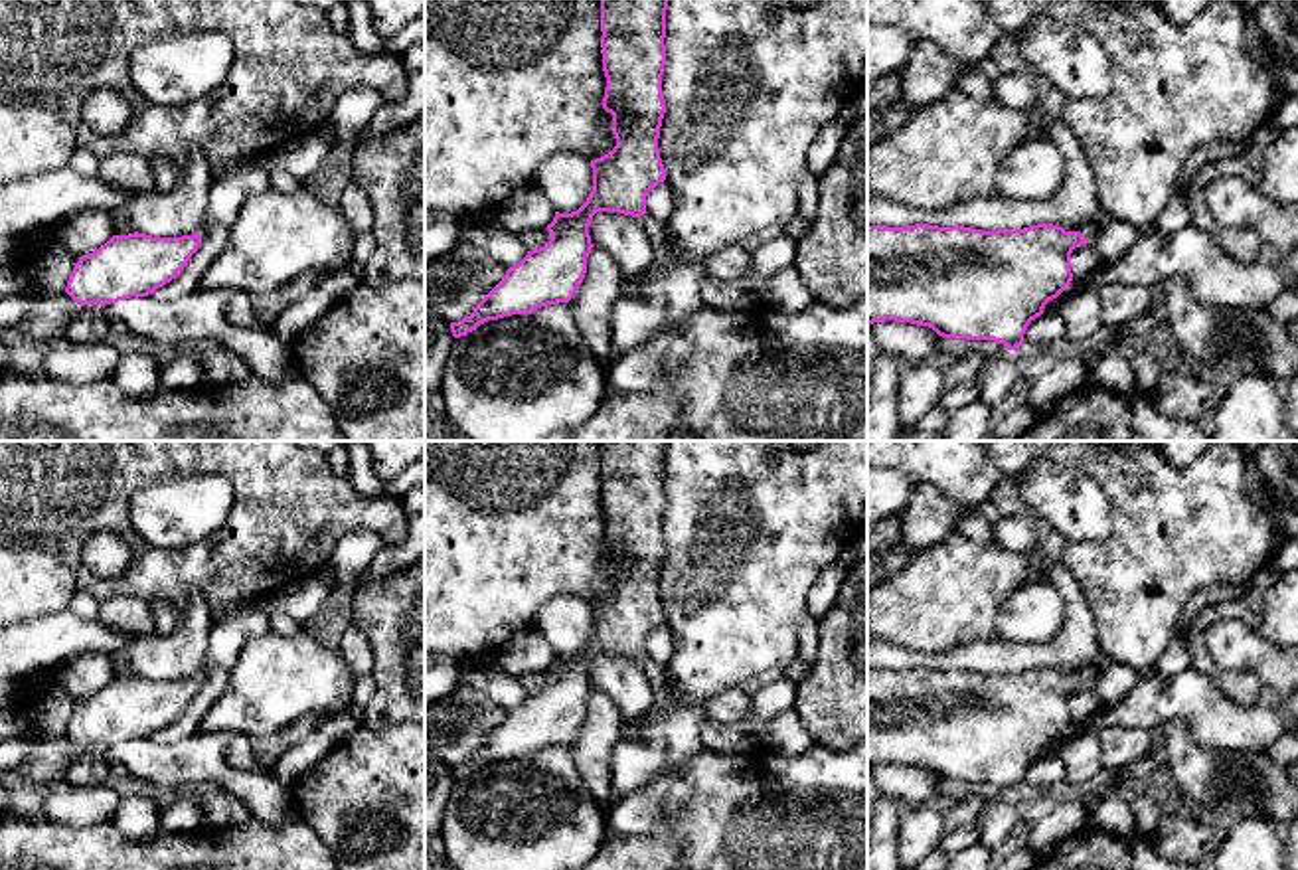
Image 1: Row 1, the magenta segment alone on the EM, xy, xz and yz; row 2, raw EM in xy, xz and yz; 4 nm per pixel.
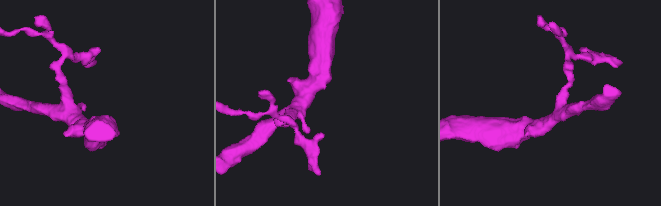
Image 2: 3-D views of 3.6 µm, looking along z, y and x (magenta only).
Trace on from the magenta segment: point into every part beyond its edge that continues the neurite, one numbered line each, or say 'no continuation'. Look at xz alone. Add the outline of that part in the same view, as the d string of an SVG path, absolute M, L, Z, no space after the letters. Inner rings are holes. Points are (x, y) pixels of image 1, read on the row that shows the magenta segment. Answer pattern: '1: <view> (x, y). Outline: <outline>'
1: xz (658, 232). Outline: M642 214L640 218L642 227L646 229L646 233L652 239L654 245L654 257L662 263L662 265L670 265L670 255L668 255L668 247L670 247L670 231L668 225L664 221L654 219L648 214Z

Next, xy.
1: xy (228, 194). Outline: M261 166L239 168L211 180L207 194L207 214L200 237L203 239L213 225L231 227L249 196L267 192L275 184Z

